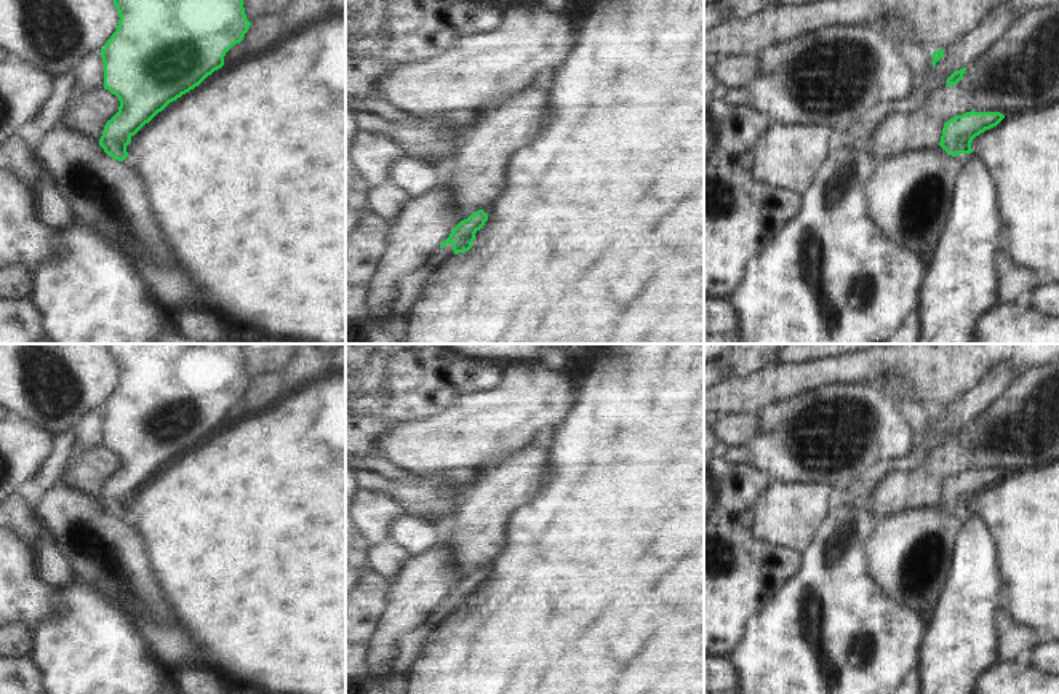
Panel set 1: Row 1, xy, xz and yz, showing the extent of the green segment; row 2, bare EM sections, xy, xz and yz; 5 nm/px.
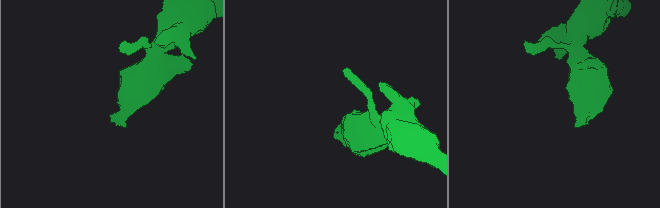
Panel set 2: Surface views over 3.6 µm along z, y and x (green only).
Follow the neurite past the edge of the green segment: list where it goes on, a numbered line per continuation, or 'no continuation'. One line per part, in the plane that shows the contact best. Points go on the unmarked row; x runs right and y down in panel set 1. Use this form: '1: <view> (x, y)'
1: xz (410, 646)

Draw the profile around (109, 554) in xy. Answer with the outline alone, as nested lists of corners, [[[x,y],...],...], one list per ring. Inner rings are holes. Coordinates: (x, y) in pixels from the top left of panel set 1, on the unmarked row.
[[[62,481],[37,494],[34,512],[50,532],[74,576],[88,582],[98,593],[106,595],[128,616],[146,643],[149,654],[170,678],[181,668],[214,668],[210,654],[182,625],[179,616],[174,614],[150,569],[144,540],[131,523],[112,517],[99,501],[69,488]]]

